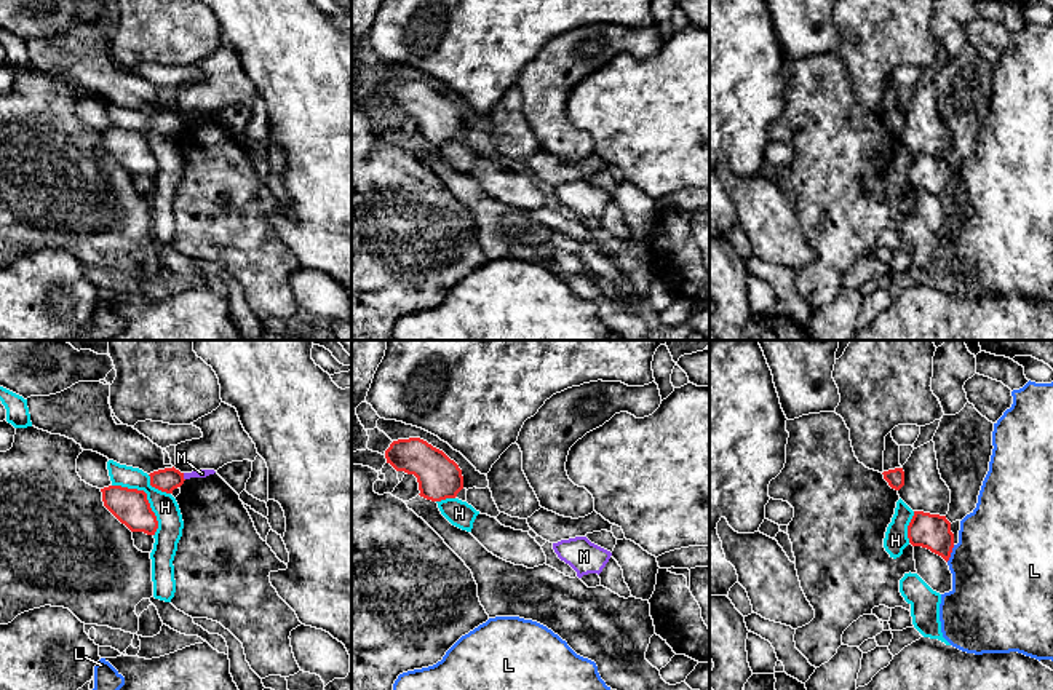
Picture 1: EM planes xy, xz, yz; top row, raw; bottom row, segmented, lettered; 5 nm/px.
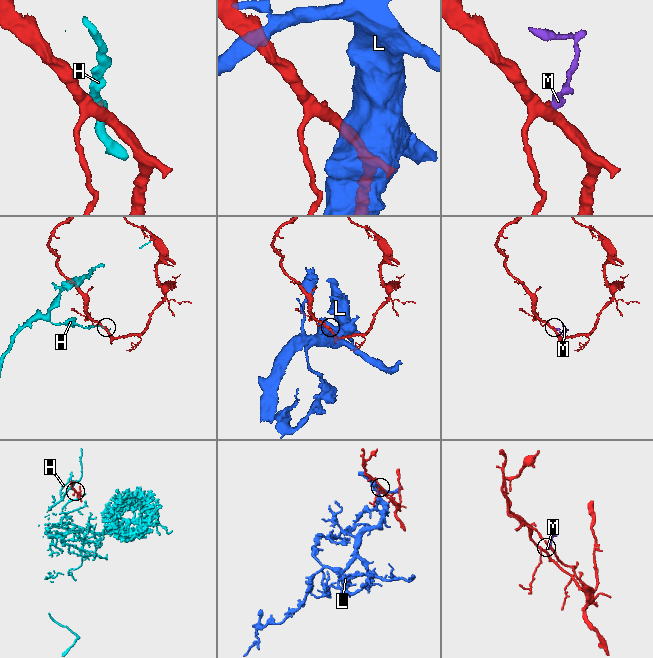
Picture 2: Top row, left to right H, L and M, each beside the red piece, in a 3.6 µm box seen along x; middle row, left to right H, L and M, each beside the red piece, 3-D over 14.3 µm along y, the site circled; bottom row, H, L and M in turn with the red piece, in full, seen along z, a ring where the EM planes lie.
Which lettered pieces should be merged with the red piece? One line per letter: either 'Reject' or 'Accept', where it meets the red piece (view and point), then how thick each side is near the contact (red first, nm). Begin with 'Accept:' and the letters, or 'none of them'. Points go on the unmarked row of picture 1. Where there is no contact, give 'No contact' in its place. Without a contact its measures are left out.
Accept: none of them
H: Reject. Touches red at xy (146, 141). Thickness 180 nm (red) against 130 nm
L: Reject. Touches red at yz (951, 194). Thickness 180 nm (red) against 480 nm
M: Reject. Touches red at xy (182, 118). Thickness 120 nm (red) against 50 nm

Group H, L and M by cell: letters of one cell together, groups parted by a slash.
H / L / M

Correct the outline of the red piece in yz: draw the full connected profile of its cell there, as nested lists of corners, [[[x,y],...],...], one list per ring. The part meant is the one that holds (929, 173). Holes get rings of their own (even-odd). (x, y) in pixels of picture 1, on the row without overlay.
[[[914,153],[908,168],[908,180],[912,188],[922,188],[941,198],[946,204],[954,190],[954,176],[946,158]]]

